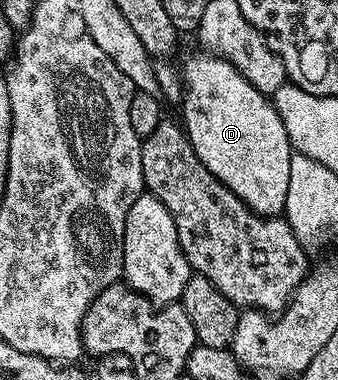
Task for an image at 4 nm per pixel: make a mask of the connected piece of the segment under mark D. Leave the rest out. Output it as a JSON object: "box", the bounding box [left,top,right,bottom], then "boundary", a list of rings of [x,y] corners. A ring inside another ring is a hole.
{"box":[180,55,288,216],"boundary":[[[213,55],[210,60],[190,60],[180,70],[180,84],[190,93],[182,100],[182,117],[180,123],[190,139],[190,145],[196,150],[200,162],[212,170],[212,174],[240,202],[244,202],[257,216],[282,216],[285,210],[286,170],[288,159],[288,141],[284,122],[279,120],[278,111],[274,109],[273,99],[265,96],[236,66]]]}

